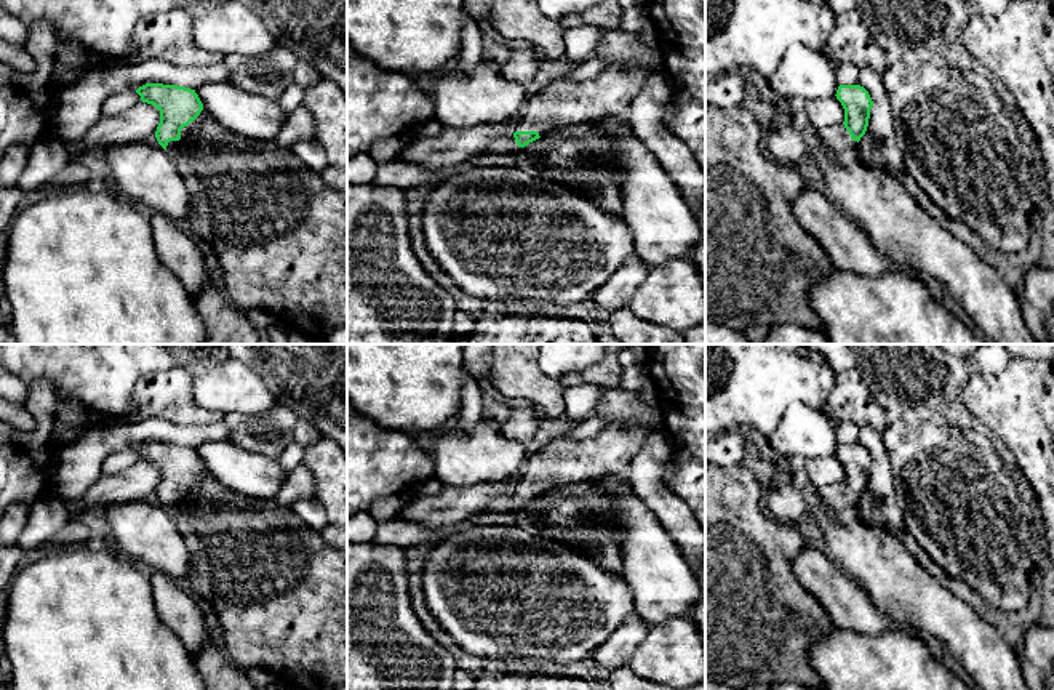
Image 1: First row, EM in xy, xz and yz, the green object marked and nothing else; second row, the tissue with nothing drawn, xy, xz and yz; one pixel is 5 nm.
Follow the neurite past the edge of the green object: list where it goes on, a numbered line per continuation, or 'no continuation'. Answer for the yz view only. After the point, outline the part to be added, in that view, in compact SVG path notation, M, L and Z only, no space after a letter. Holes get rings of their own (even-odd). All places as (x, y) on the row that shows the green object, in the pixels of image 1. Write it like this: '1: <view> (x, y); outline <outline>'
1: yz (837, 140); outline M843 123L825 130L819 130L817 138L819 138L820 147L824 147L825 150L838 157L851 155L857 149L857 141L851 139L851 134Z

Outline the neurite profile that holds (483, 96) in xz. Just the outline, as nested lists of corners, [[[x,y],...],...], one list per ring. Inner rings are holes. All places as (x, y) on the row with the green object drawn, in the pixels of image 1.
[[[481,59],[470,74],[459,72],[454,66],[449,74],[433,75],[433,88],[427,93],[433,102],[433,117],[445,128],[469,130],[481,125],[496,125],[521,115],[528,101],[523,85],[509,82],[501,75],[501,66]]]

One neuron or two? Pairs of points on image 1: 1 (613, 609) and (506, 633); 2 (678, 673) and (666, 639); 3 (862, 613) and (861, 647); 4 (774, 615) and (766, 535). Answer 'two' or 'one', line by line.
1: one
2: one
3: two
4: one

